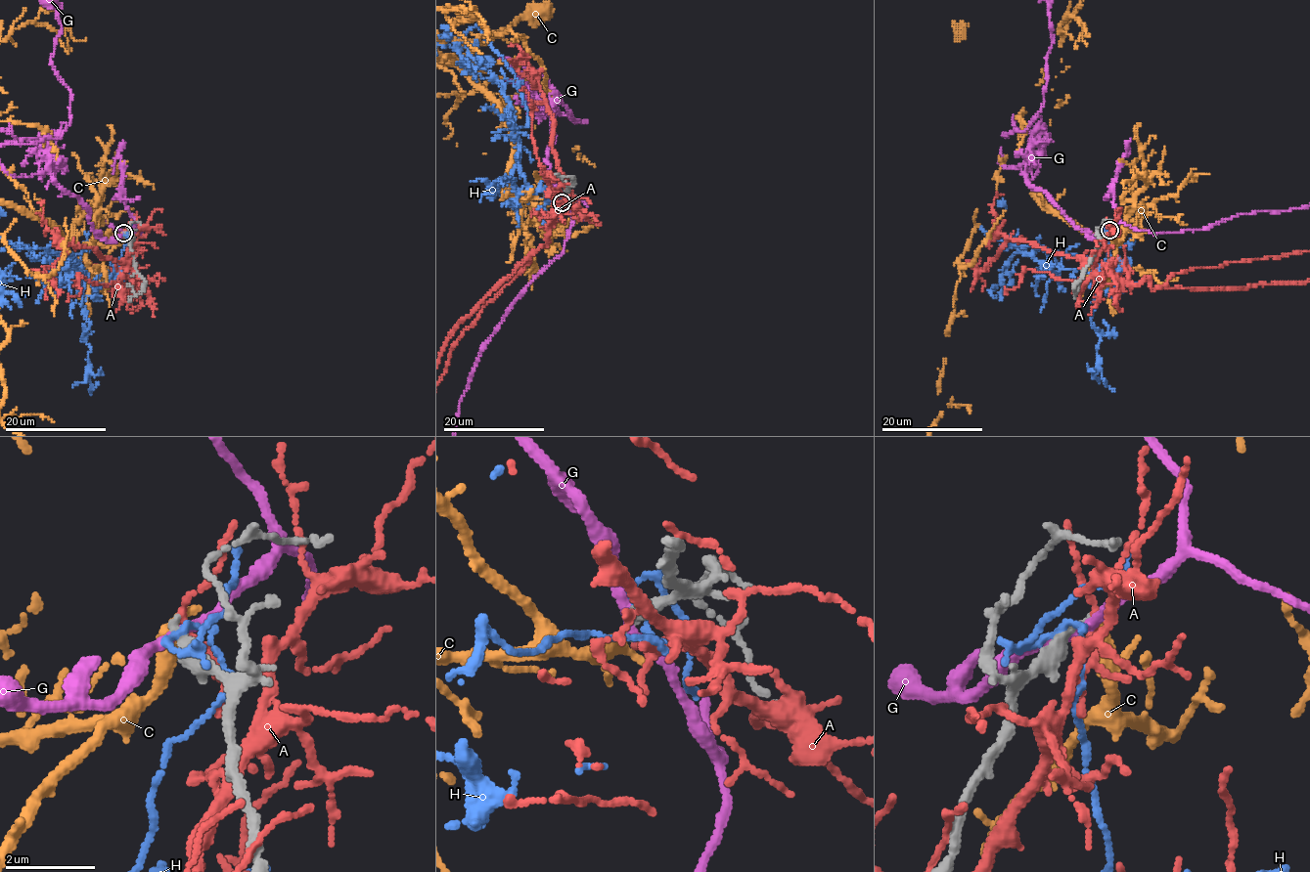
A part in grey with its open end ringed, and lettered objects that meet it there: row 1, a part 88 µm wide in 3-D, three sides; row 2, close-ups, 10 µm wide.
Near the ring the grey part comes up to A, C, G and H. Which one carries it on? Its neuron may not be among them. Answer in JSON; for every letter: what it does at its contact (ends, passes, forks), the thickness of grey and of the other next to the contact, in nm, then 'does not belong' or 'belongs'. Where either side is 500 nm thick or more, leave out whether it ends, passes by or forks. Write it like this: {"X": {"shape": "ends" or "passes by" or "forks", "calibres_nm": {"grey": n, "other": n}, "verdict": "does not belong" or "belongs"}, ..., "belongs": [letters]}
{"A": {"shape": "passes by", "calibres_nm": {"grey": 200, "other": 100}, "verdict": "does not belong"}, "C": {"shape": "passes by", "calibres_nm": {"grey": 260, "other": 300}, "verdict": "belongs"}, "G": {"shape": "passes by", "calibres_nm": {"grey": 360, "other": 200}, "verdict": "does not belong"}, "H": {"shape": "passes by", "calibres_nm": {"grey": 420, "other": 100}, "verdict": "does not belong"}, "belongs": ["C"]}

